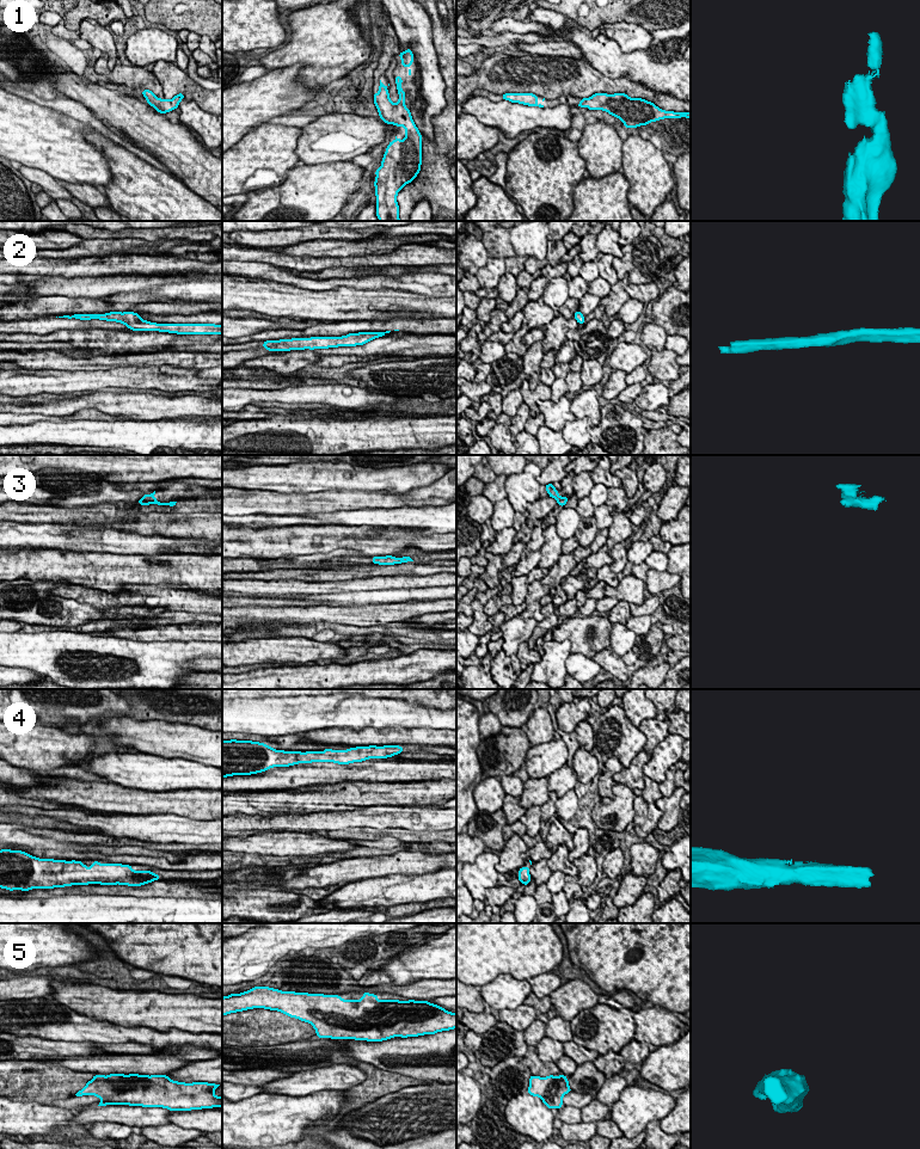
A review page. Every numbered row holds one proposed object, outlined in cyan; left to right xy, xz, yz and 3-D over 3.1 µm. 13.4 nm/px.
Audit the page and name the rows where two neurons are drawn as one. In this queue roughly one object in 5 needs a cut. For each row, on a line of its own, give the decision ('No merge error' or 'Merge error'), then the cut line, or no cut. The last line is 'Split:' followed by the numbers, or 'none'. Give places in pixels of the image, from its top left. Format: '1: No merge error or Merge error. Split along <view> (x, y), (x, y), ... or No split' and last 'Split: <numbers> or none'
1: No merge error. No split
2: No merge error. No split
3: Merge error. Split along xy (141, 499), (157, 502)
4: No merge error. No split
5: No merge error. No split
Split: 3

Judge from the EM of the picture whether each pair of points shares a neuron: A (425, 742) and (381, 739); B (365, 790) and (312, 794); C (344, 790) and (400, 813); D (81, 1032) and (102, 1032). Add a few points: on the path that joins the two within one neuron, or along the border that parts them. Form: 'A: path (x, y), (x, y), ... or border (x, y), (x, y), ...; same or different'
A: path (415, 738), (392, 738); same
B: path (351, 794), (325, 794); same
C: border (410, 805), (369, 805), (357, 806), (354, 810); different
D: path (86, 1032), (97, 1032); same

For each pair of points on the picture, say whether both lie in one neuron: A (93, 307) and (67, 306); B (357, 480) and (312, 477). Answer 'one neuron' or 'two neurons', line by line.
A: one neuron
B: one neuron

